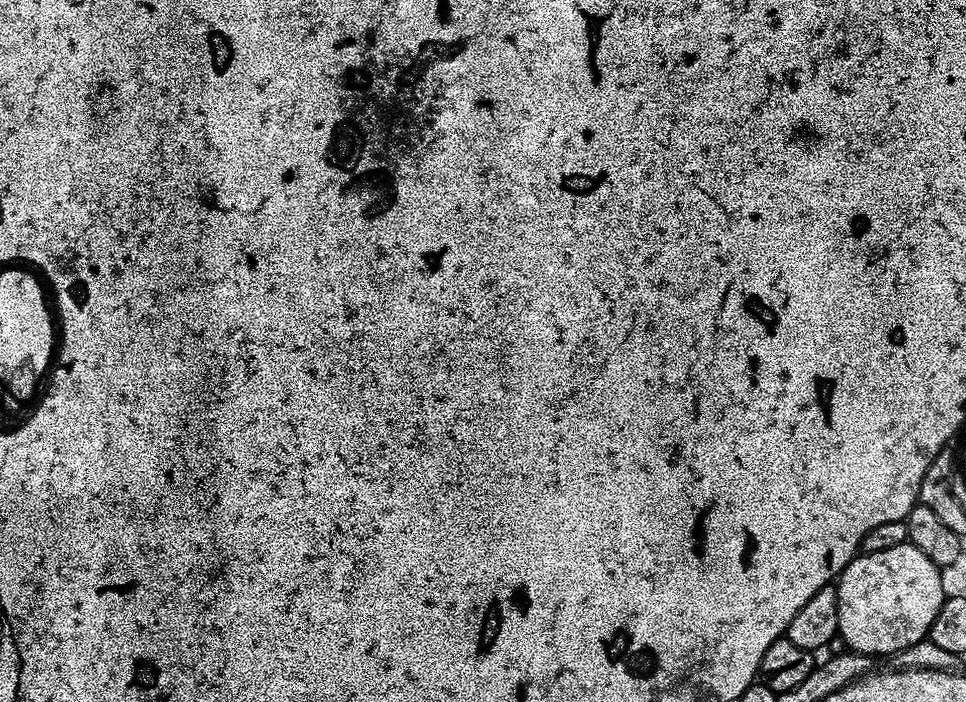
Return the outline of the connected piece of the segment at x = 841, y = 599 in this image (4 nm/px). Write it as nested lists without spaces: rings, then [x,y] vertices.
[[[911,543],[890,546],[890,550],[857,554],[835,581],[838,598],[836,630],[845,649],[873,658],[892,658],[926,639],[945,599],[940,573],[941,567]]]

